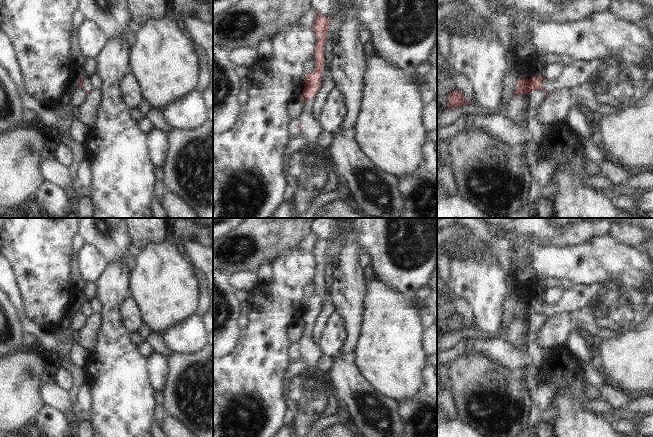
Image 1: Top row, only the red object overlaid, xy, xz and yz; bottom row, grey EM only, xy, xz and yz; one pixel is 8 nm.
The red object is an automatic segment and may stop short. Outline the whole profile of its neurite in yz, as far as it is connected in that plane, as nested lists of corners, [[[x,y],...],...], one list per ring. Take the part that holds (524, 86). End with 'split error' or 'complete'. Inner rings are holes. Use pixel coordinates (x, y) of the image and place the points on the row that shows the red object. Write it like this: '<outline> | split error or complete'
[[[615,60],[599,61],[575,61],[570,65],[564,65],[563,72],[560,77],[554,81],[544,79],[538,75],[530,79],[519,78],[517,82],[515,94],[530,94],[534,90],[544,90],[551,93],[563,89],[570,89],[575,86],[587,82],[597,71],[599,65],[603,62],[608,62],[615,65]]] | split error

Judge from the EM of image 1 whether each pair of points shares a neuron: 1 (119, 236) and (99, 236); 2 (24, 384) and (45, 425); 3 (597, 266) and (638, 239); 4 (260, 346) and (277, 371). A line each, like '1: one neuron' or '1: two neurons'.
1: one neuron
2: two neurons
3: two neurons
4: one neuron

